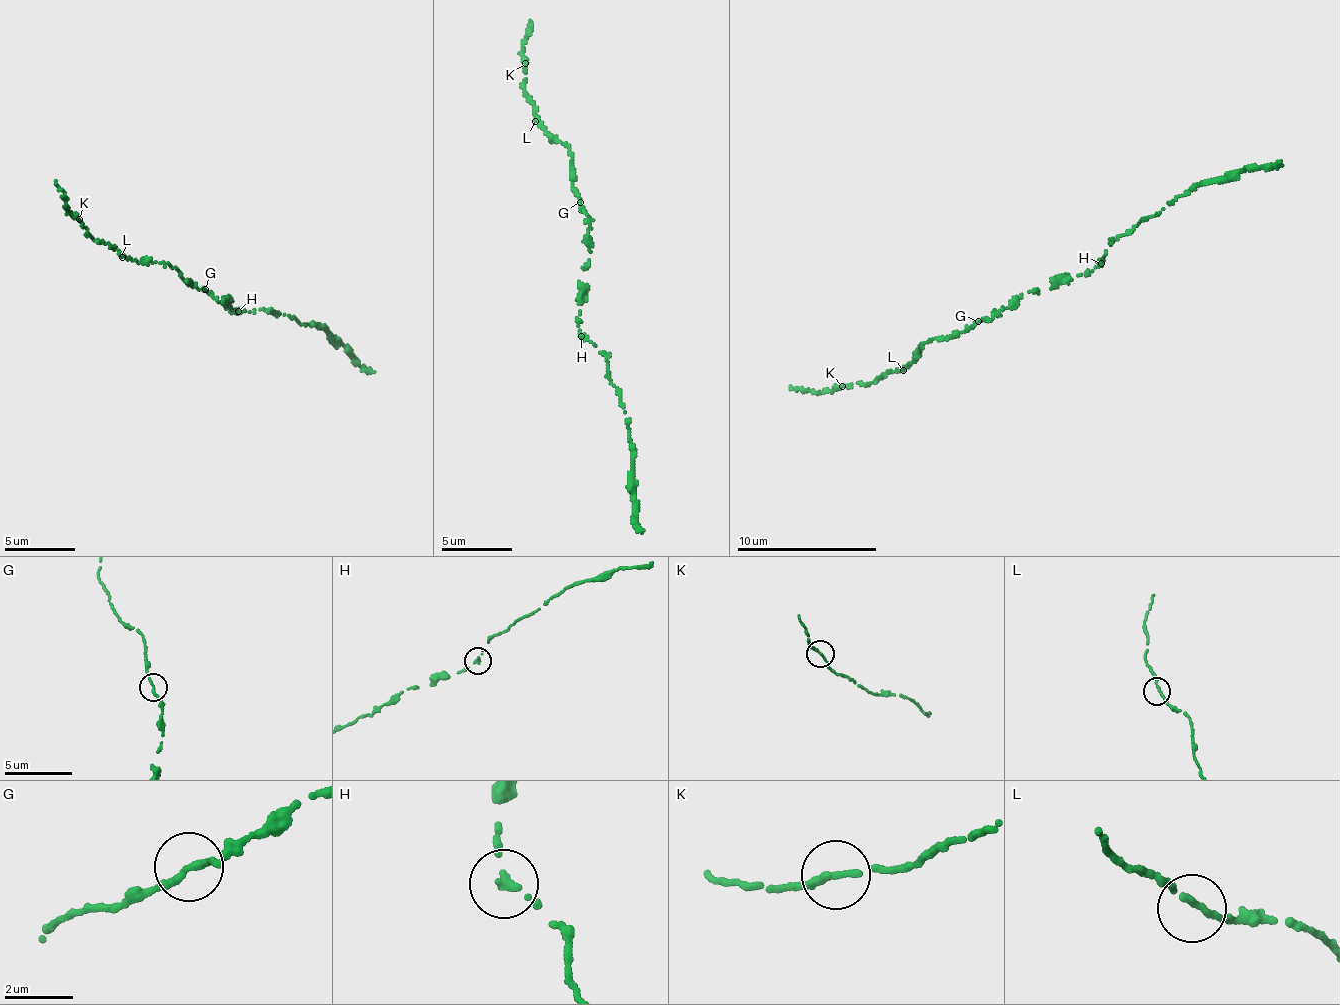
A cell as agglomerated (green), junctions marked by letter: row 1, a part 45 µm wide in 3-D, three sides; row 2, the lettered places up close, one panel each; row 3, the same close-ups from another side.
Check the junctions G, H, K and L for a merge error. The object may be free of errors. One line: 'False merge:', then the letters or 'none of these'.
False merge: none of these

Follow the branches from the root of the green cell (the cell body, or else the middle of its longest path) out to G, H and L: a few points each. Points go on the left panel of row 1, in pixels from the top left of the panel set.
G: (224, 299), (228, 297), (226, 301), (225, 299), (218, 302), (205, 289)
H: (224, 299), (225, 306), (233, 312), (237, 311)
L: (224, 299), (218, 302), (203, 288), (199, 290), (186, 282), (169, 265), (122, 257)

